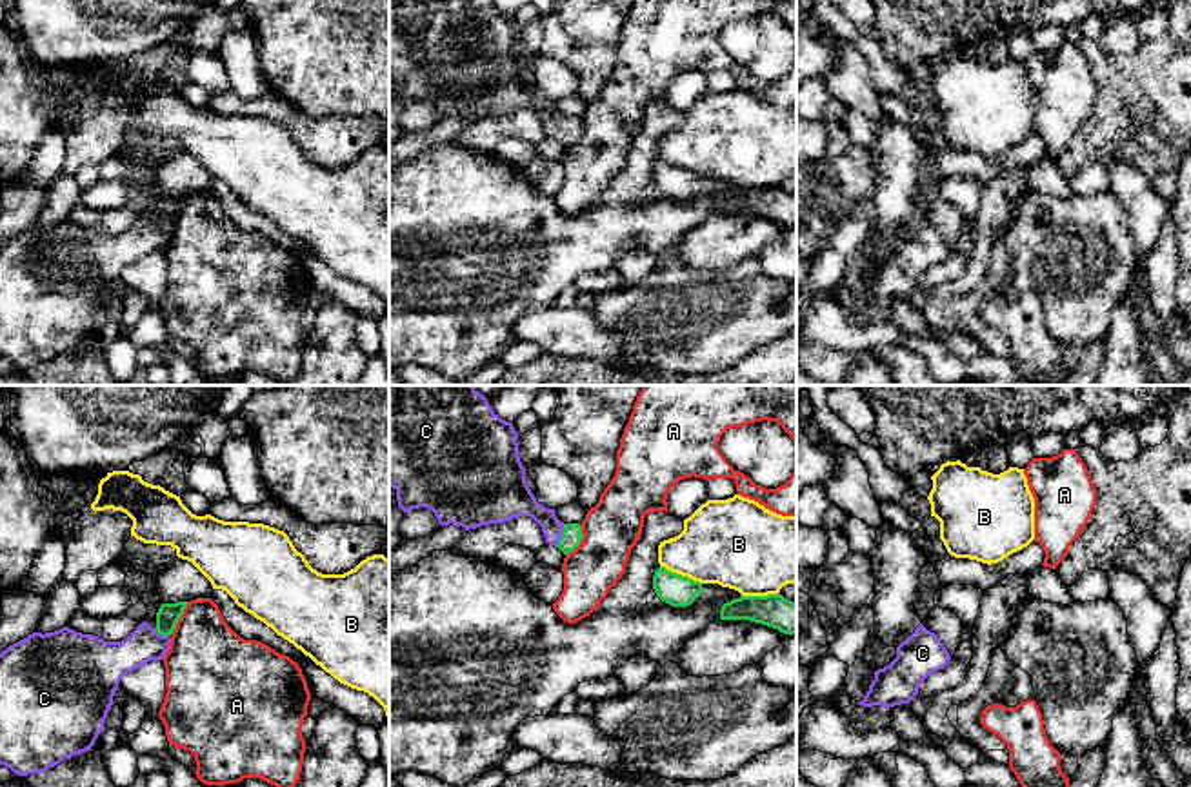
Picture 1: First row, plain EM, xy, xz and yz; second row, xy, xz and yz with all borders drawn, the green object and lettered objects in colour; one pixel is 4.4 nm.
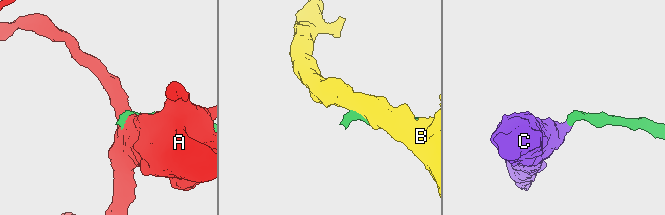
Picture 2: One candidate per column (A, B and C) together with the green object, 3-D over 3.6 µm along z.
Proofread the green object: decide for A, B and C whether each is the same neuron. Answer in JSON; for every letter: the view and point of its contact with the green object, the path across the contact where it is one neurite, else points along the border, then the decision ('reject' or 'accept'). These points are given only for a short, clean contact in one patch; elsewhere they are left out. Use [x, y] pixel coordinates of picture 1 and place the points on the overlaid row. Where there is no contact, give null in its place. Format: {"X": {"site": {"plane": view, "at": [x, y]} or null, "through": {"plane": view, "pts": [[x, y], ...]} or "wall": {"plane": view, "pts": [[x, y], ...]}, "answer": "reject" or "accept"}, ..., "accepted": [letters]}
{"A": {"site": {"plane": "xz", "at": [580, 540]}, "wall": {"plane": "xz", "pts": [[580, 524], [580, 542], [566, 555]]}, "answer": "reject"}, "B": {"site": {"plane": "xz", "at": [680, 575]}, "answer": "reject"}, "C": {"site": {"plane": "xz", "at": [562, 535]}, "through": {"plane": "xz", "pts": [[571, 537], [562, 535], [535, 509], [519, 500]]}, "answer": "accept"}, "accepted": ["C"]}

